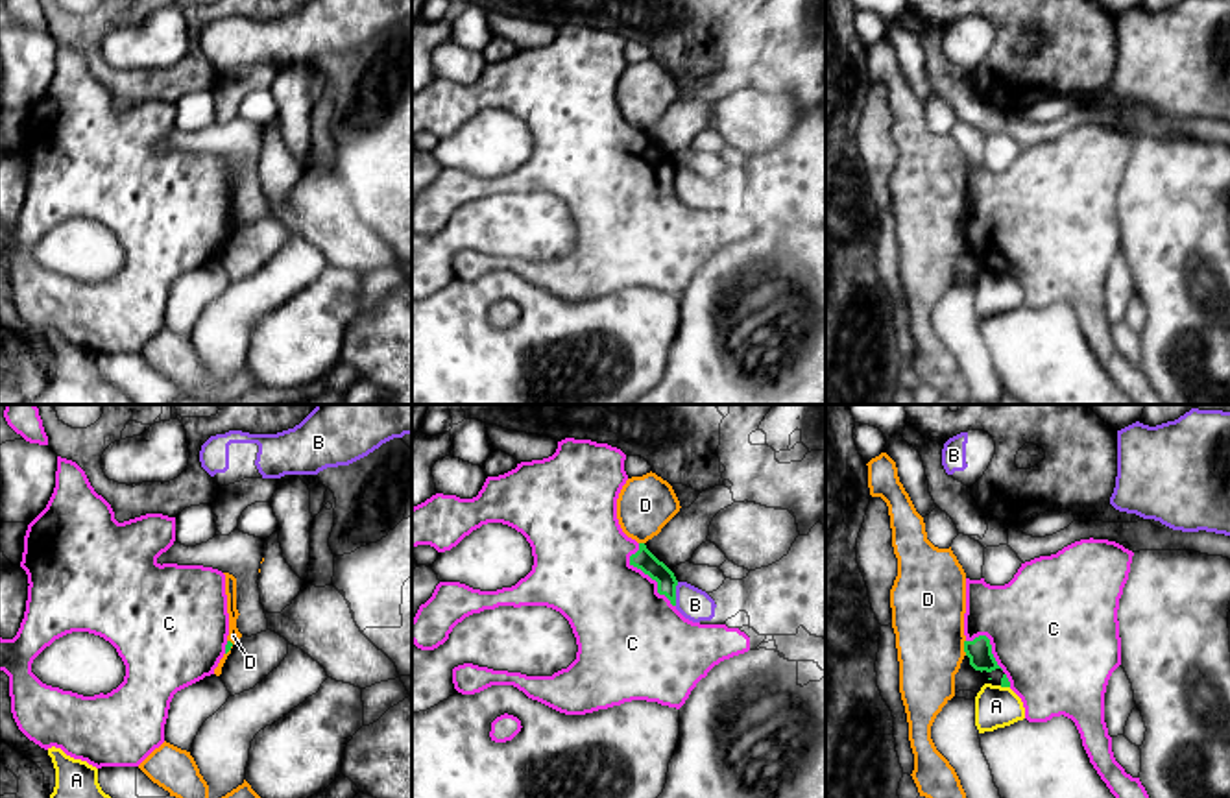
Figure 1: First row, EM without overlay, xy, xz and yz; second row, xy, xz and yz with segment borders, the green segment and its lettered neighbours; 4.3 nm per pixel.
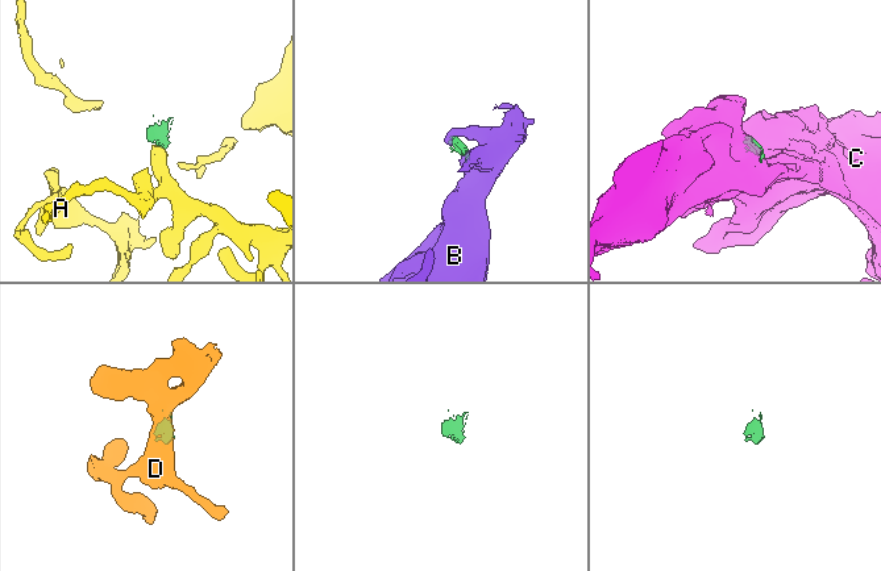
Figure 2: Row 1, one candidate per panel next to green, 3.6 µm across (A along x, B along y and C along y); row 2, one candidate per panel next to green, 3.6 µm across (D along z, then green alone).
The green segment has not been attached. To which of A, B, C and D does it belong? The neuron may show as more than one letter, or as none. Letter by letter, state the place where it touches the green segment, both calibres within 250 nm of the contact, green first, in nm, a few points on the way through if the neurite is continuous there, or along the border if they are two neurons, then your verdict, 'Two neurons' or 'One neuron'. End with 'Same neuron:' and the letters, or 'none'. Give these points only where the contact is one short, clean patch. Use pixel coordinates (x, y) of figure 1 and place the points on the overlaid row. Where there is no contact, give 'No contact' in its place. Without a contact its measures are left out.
A: Touches green at yz (1005, 686). Thickness 40 nm (green) against 180 nm. Boundary: yz (1000, 686), (1009, 688). Two neurons
B: Touches green at xz (675, 593). Thickness 90 nm (green) against 140 nm. Boundary: xz (678, 582), (675, 604). Two neurons
C: Touches green at xz (647, 573). Thickness 90 nm (green) against 420 nm. One neuron
D: Touches green at yz (964, 647). Thickness 110 nm (green) against 320 nm. Boundary: yz (964, 640), (966, 654). Two neurons
Same neuron: C

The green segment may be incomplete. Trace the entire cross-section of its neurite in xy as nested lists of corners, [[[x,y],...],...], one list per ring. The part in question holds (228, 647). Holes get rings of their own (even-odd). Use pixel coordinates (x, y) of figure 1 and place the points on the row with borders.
[[[57,456],[57,471],[55,471],[55,488],[46,504],[46,508],[28,525],[24,536],[24,552],[20,567],[28,574],[28,600],[24,619],[20,628],[13,639],[0,637],[0,671],[9,676],[9,696],[11,696],[11,713],[18,726],[18,730],[35,744],[48,750],[52,746],[61,748],[66,756],[74,759],[87,761],[89,765],[102,767],[139,767],[155,748],[164,743],[164,724],[168,719],[168,709],[174,695],[205,676],[214,674],[220,659],[231,650],[233,643],[227,639],[229,635],[229,613],[227,613],[227,595],[225,595],[225,574],[212,567],[203,565],[177,565],[177,563],[159,563],[157,558],[166,552],[175,541],[175,517],[168,517],[163,514],[146,514],[124,523],[115,519],[115,512],[111,504],[94,491],[85,471],[72,460]],[[72,632],[89,632],[109,641],[126,665],[124,682],[113,689],[111,693],[83,696],[72,691],[63,691],[59,687],[52,687],[42,683],[33,672],[33,659],[50,647],[55,639],[72,634]]]

